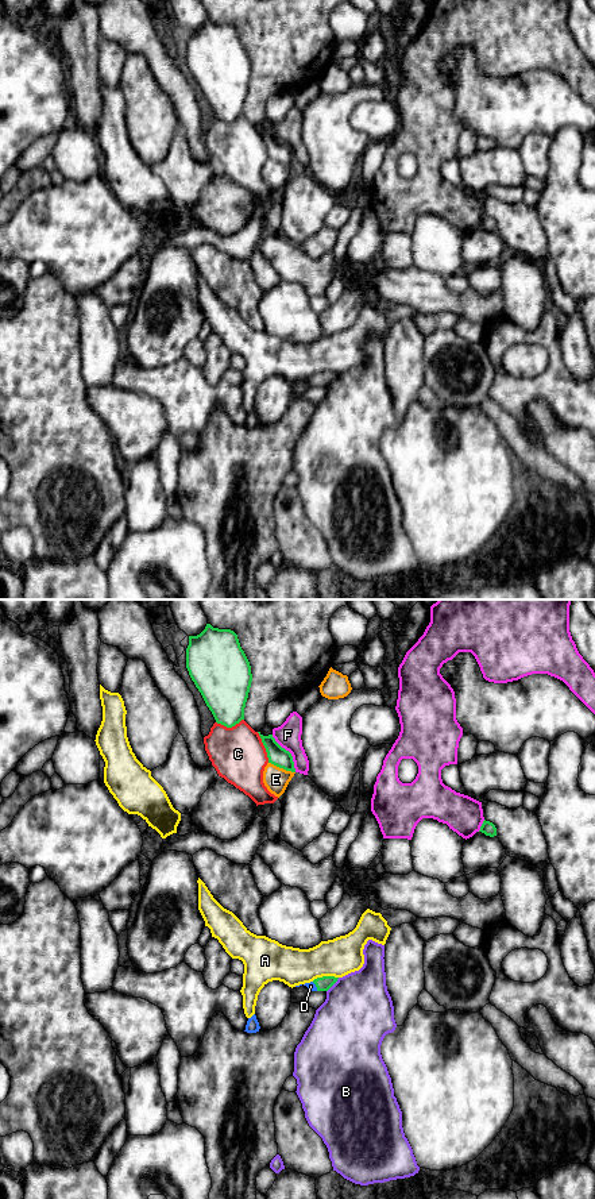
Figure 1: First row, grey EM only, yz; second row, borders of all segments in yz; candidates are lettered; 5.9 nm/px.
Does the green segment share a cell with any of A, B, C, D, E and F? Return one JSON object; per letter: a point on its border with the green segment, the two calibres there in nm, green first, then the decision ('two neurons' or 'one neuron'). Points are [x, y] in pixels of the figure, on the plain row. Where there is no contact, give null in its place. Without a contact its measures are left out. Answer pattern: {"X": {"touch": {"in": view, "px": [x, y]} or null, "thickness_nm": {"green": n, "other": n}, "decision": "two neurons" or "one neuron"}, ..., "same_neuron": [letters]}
{"A": {"touch": {"in": "yz", "px": [324, 371]}, "thickness_nm": {"green": 90, "other": 220}, "decision": "two neurons"}, "B": {"touch": {"in": "yz", "px": [333, 378]}, "thickness_nm": {"green": 90, "other": 420}, "decision": "two neurons"}, "C": {"touch": {"in": "yz", "px": [265, 142]}, "thickness_nm": {"green": 120, "other": 320}, "decision": "two neurons"}, "D": {"touch": {"in": "yz", "px": [316, 381]}, "thickness_nm": {"green": 90, "other": 50}, "decision": "one neuron"}, "E": {"touch": {"in": "yz", "px": [282, 162]}, "thickness_nm": {"green": 120, "other": 150}, "decision": "two neurons"}, "F": {"touch": {"in": "yz", "px": [289, 147]}, "thickness_nm": {"green": 120, "other": 150}, "decision": "two neurons"}, "same_neuron": ["D"]}

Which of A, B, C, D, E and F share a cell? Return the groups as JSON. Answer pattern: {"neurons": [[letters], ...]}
{"neurons": [["A"], ["B"], ["C"], ["D"], ["E"], ["F"]]}

